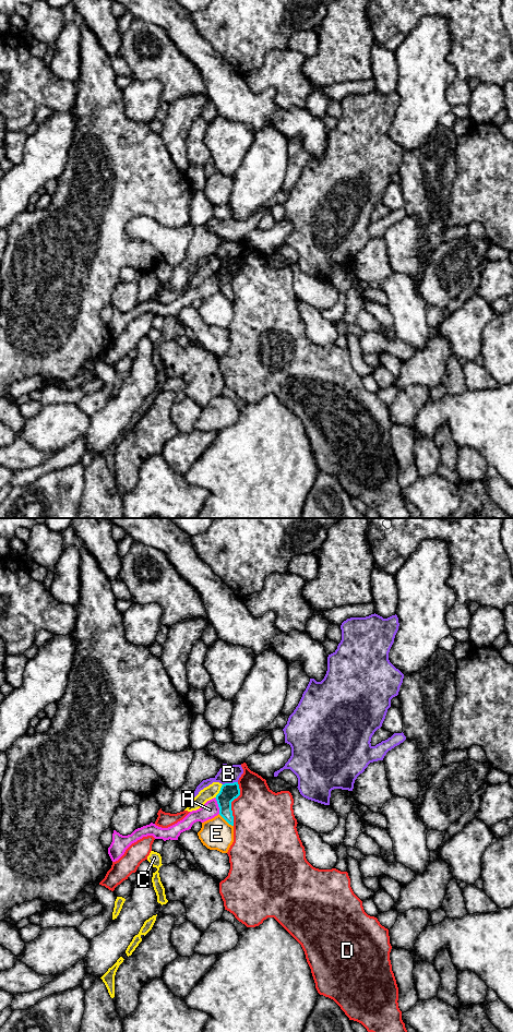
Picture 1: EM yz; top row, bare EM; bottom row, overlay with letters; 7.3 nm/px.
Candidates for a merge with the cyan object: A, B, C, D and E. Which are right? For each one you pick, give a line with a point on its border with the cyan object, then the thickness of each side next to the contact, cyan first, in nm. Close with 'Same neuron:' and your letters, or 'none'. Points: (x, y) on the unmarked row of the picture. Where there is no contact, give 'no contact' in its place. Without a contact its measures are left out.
Same neuron: none

